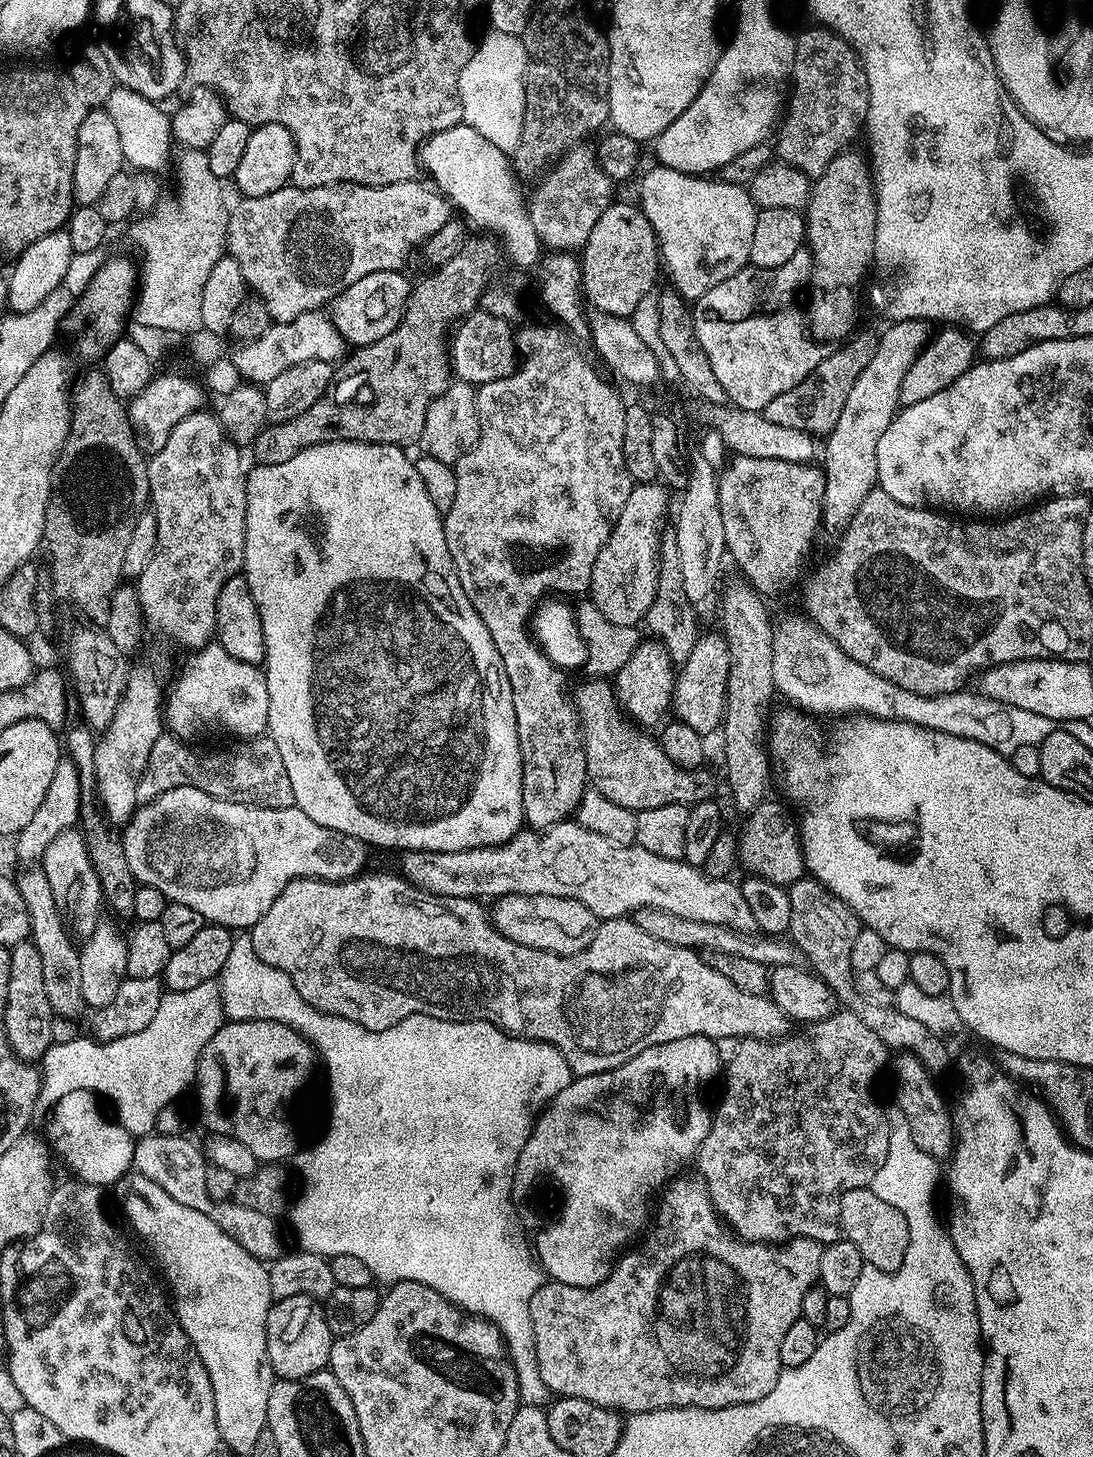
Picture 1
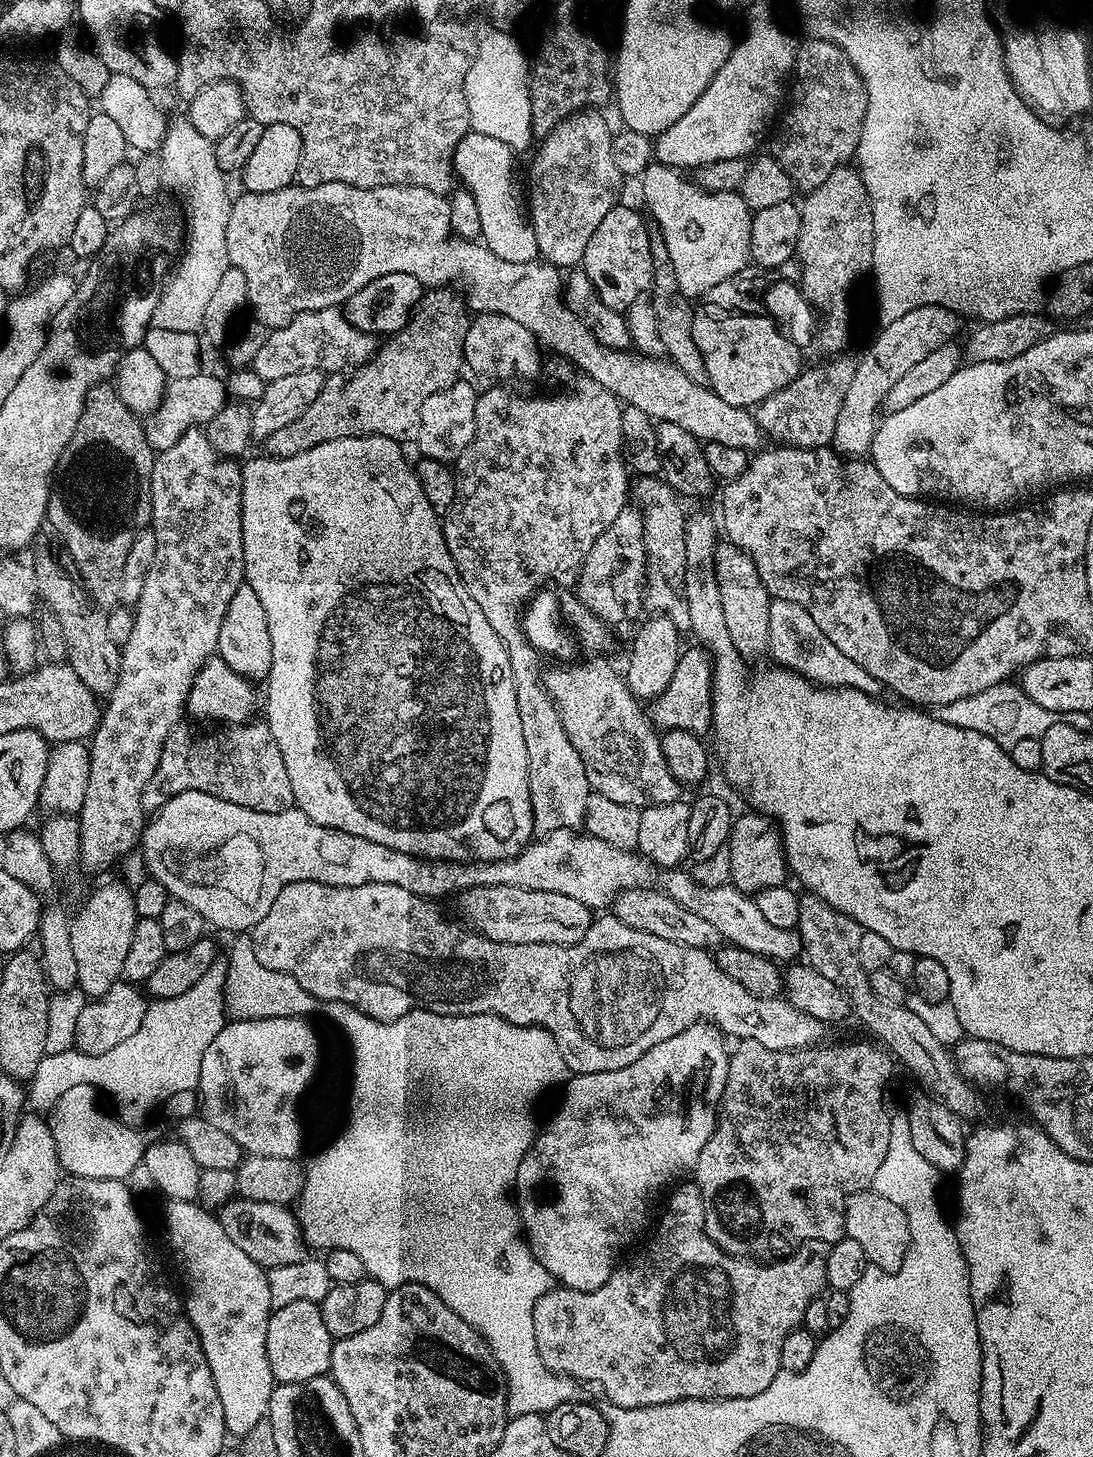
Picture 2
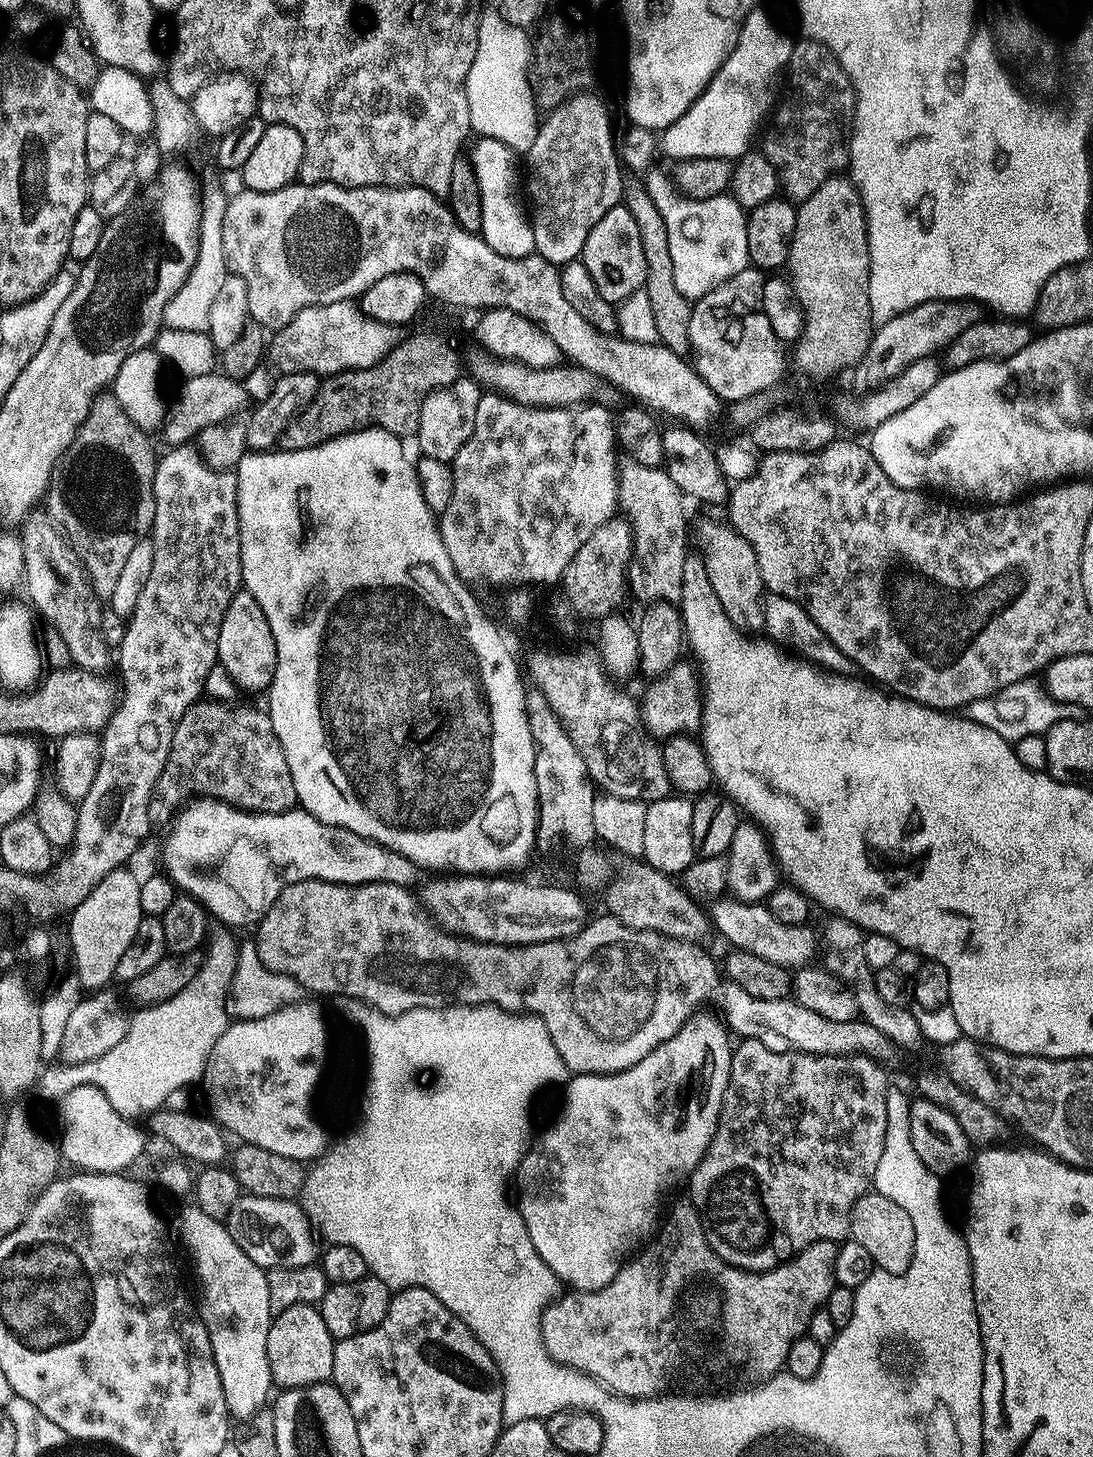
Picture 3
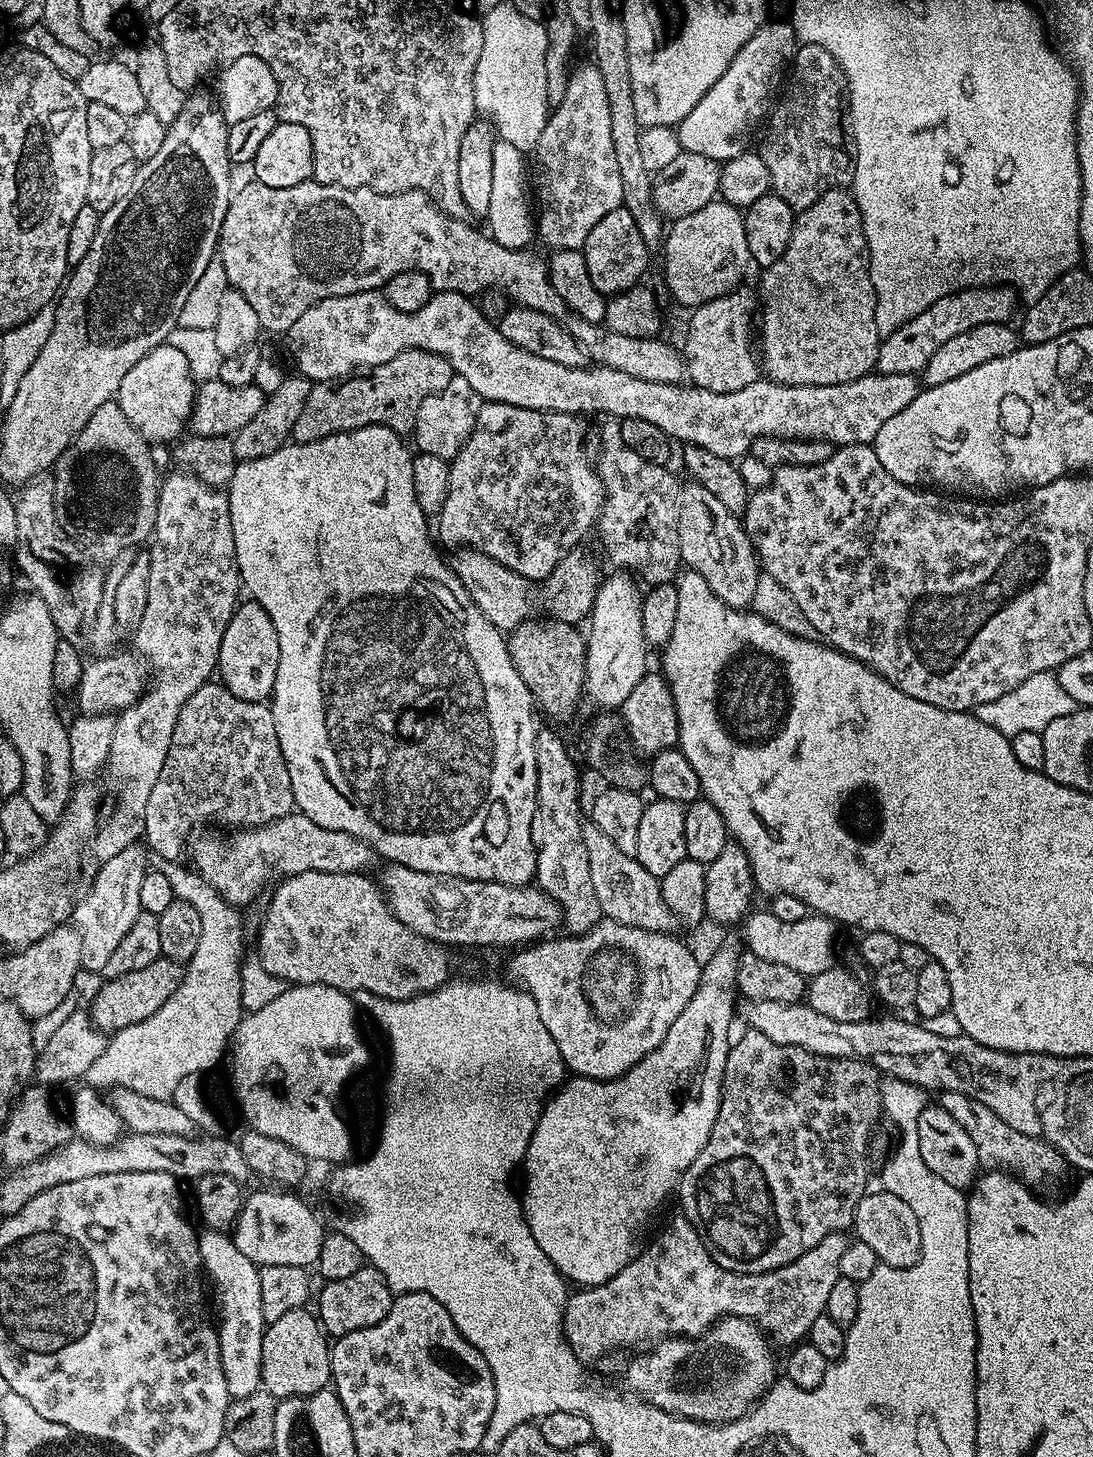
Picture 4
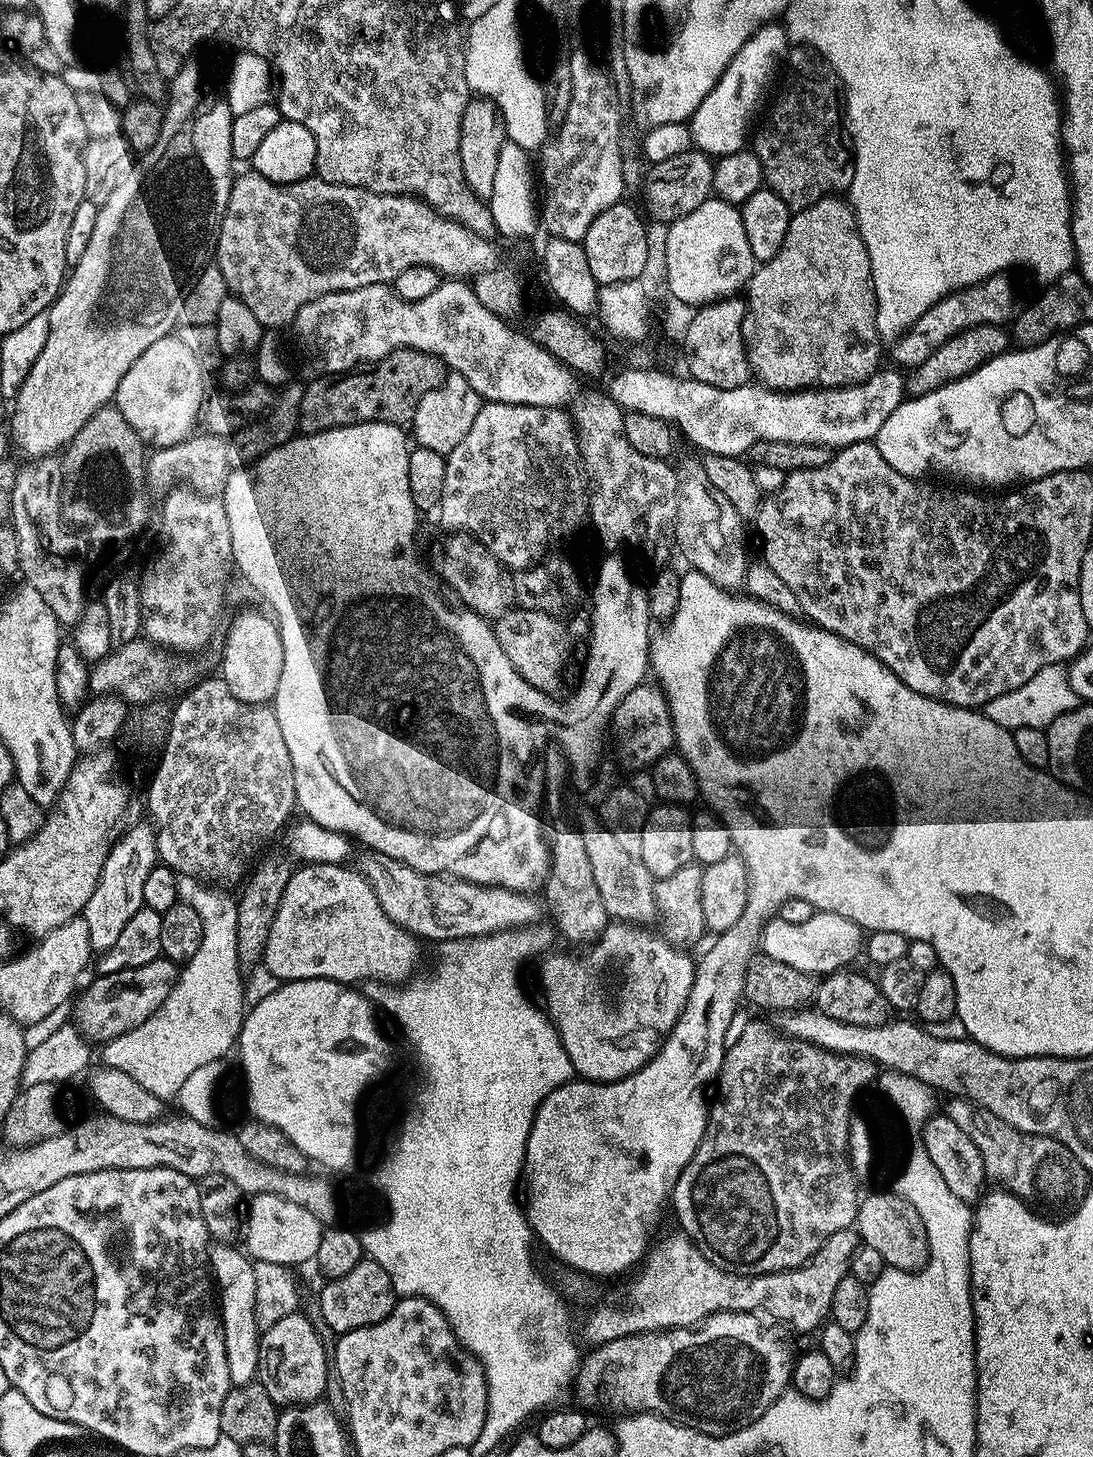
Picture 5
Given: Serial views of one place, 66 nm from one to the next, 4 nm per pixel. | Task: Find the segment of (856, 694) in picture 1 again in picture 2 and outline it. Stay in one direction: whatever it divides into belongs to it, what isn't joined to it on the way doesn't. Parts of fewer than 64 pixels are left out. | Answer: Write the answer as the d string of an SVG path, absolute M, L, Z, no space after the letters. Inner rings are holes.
M770 599L770 630L768 631L768 652L773 656L779 667L788 669L789 672L796 672L805 676L814 684L822 688L853 688L859 692L876 694L881 691L882 685L876 681L858 662L850 662L818 625L814 618L798 606L798 602L786 602L785 600ZM1012 682L995 684L992 688L982 690L982 694L974 694L970 698L958 698L958 702L950 702L935 709L934 715L942 722L950 722L950 726L978 730L978 734L994 738L994 742L1007 749L1024 738L1040 739L1058 720L1057 713L1046 710L1046 706L1038 706L1034 698L1027 696L1023 688Z

